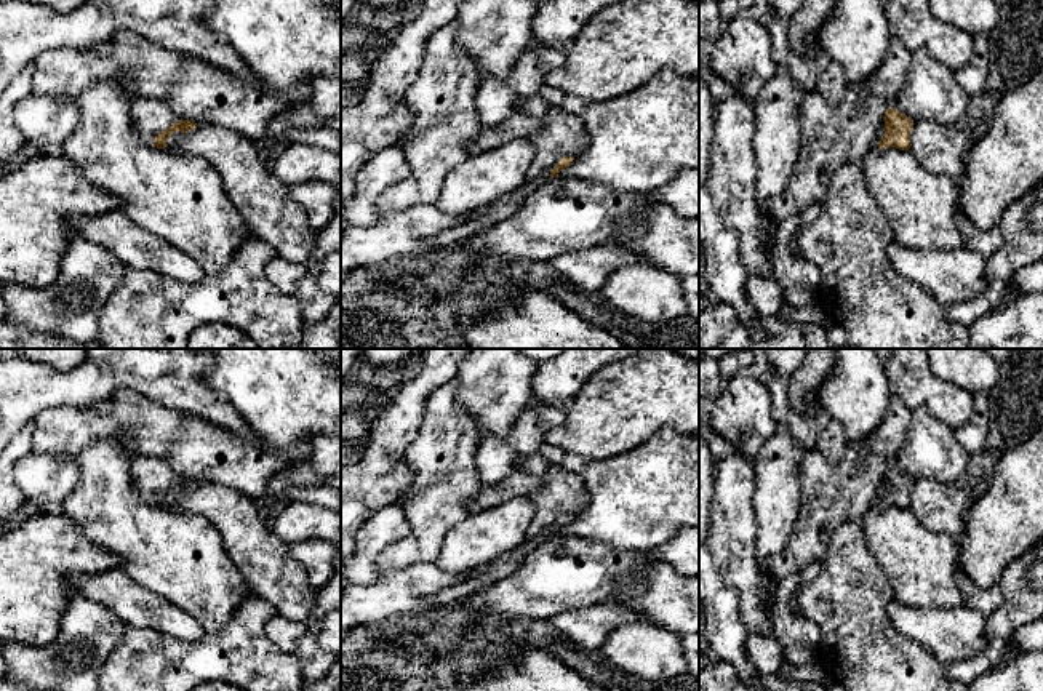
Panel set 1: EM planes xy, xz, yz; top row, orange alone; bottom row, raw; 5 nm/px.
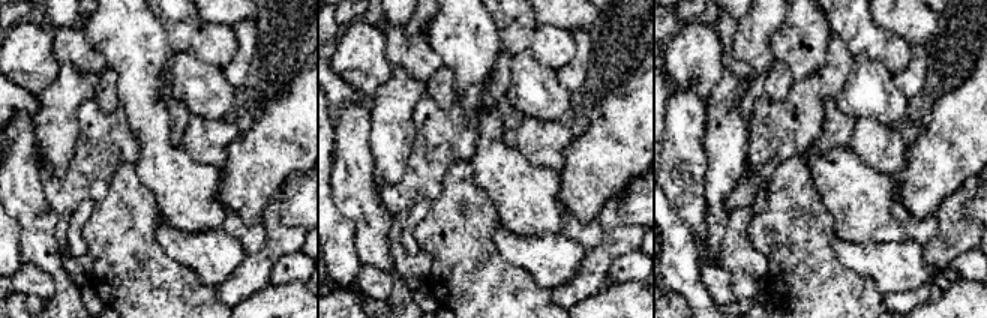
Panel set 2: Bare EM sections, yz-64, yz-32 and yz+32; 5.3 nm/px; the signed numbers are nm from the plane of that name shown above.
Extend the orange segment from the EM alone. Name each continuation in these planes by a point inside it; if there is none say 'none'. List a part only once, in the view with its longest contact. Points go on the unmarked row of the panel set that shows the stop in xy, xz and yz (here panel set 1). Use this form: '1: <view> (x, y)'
1: xy (151, 474)

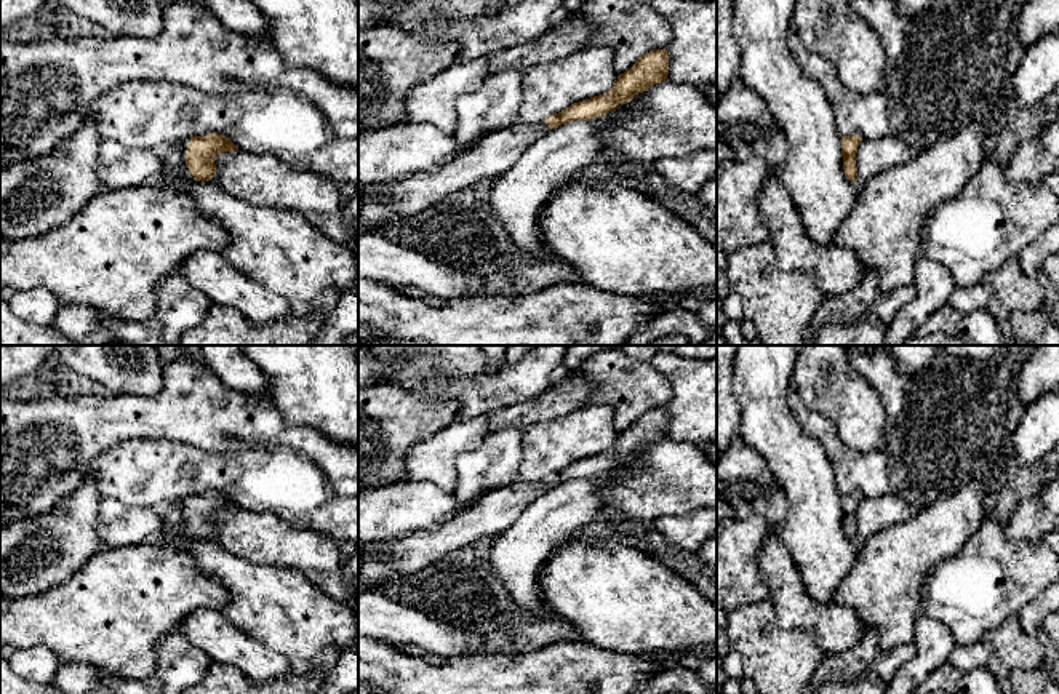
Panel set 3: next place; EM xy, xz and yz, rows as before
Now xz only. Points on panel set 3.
1: xz (383, 565)

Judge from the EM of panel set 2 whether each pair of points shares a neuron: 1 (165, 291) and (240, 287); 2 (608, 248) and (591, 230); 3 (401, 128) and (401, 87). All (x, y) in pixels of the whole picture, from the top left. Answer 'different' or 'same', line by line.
1: different
2: different
3: same

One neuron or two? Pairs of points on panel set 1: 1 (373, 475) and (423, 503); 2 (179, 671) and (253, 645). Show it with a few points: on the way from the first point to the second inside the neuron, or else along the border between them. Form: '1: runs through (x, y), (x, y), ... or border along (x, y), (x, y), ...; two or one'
1: border along (405, 455), (413, 469), (413, 482), (403, 493); two
2: runs through (197, 663), (235, 655); one

